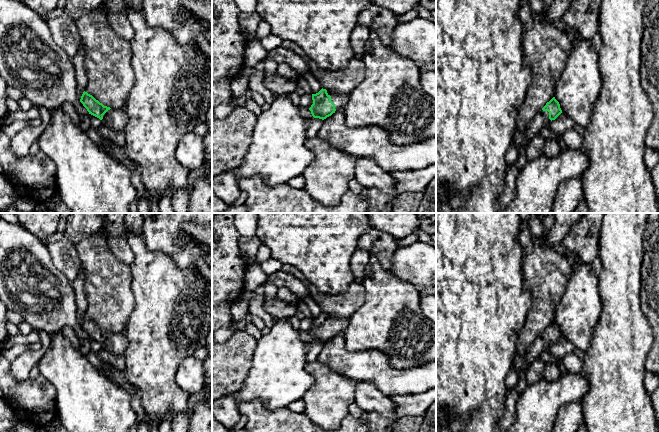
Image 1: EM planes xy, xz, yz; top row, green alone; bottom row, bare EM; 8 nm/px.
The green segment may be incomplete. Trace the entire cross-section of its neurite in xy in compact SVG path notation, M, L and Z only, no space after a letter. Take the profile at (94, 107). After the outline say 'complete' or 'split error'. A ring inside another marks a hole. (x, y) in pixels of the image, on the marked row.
M85 91L81 96L80 102L87 109L89 114L99 118L103 122L104 126L117 131L125 132L128 115L124 109L116 110L104 106Z | split error

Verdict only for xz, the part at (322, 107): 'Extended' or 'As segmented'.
Extended

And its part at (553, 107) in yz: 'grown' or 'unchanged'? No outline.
grown

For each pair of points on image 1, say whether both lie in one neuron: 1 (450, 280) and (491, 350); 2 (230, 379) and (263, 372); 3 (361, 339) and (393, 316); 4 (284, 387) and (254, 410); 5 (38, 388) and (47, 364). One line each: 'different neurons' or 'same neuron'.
1: same neuron
2: different neurons
3: same neuron
4: different neurons
5: different neurons

